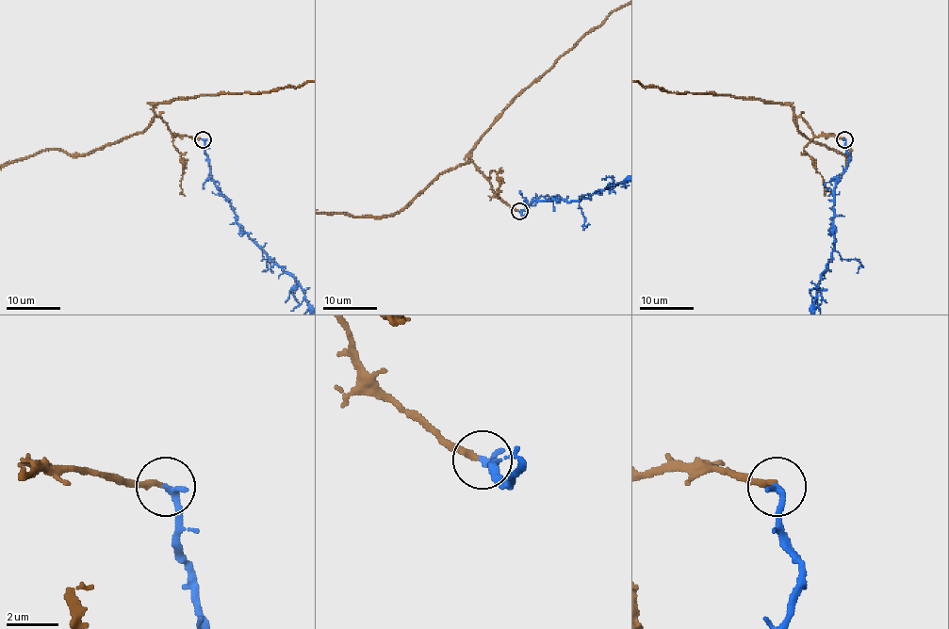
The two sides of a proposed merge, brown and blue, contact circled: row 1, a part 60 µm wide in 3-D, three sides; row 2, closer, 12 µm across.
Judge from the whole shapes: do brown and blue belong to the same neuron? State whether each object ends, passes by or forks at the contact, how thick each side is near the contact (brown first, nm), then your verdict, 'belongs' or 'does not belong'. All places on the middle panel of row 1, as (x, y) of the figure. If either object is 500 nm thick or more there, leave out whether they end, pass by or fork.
brown ends; blue ends; calibres 240 and 280 nm; belongs

